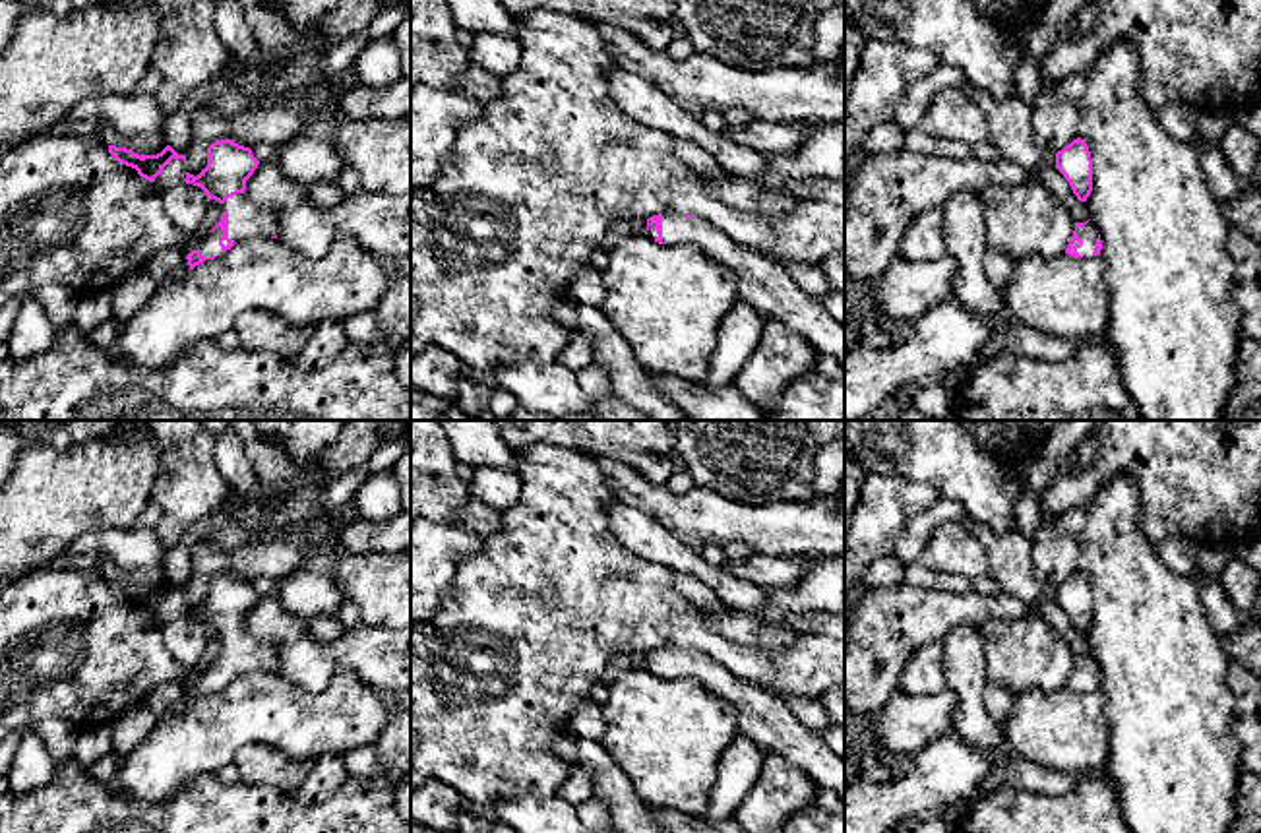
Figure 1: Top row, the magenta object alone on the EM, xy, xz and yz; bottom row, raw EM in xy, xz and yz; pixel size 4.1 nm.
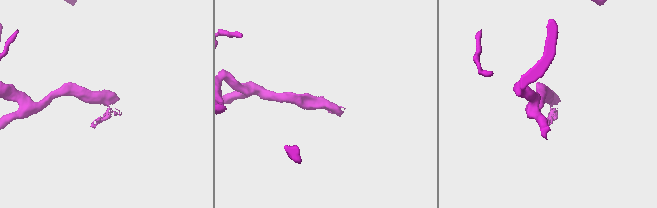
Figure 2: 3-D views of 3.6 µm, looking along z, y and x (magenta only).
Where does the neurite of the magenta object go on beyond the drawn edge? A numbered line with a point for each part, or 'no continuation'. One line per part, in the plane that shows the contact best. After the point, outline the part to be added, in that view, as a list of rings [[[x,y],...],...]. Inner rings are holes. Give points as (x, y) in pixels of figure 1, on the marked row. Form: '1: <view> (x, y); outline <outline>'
no continuation

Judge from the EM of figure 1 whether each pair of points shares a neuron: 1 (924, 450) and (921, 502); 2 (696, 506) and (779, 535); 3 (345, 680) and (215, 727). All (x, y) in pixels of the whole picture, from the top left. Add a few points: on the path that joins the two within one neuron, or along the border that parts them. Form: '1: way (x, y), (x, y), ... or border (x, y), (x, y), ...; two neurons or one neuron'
1: border (878, 473), (928, 483), (940, 498); two neurons
2: way (717, 520), (758, 524); one neuron
3: way (314, 713), (248, 713); one neuron

